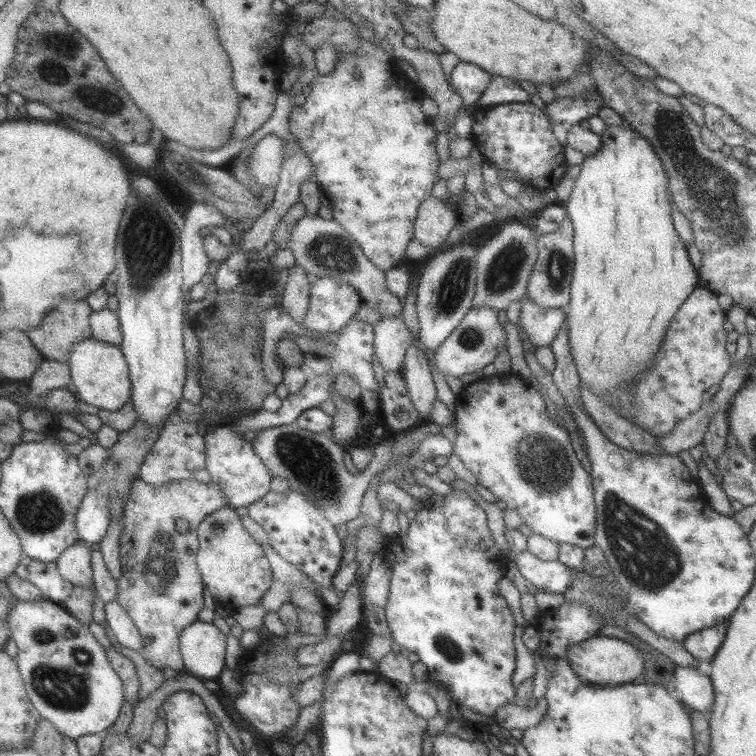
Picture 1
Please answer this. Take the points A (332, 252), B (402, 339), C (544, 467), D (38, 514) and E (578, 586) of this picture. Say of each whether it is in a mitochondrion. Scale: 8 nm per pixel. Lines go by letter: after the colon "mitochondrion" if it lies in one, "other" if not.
A: mitochondrion
B: other
C: mitochondrion
D: mitochondrion
E: other

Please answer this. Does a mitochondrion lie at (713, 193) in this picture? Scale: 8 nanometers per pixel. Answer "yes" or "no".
yes

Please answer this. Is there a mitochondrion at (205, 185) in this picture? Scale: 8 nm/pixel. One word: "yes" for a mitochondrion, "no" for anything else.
yes

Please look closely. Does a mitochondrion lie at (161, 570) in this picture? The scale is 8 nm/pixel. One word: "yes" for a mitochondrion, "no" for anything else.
yes

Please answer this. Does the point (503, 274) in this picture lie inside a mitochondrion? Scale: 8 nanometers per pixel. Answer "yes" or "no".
yes

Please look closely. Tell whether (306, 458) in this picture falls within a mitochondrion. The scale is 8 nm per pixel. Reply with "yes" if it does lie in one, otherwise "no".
yes

